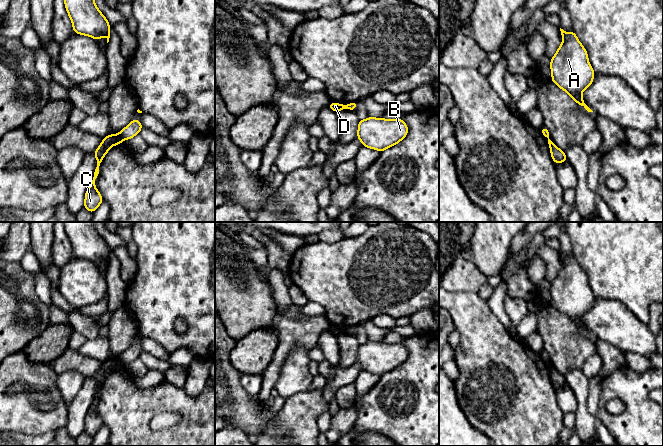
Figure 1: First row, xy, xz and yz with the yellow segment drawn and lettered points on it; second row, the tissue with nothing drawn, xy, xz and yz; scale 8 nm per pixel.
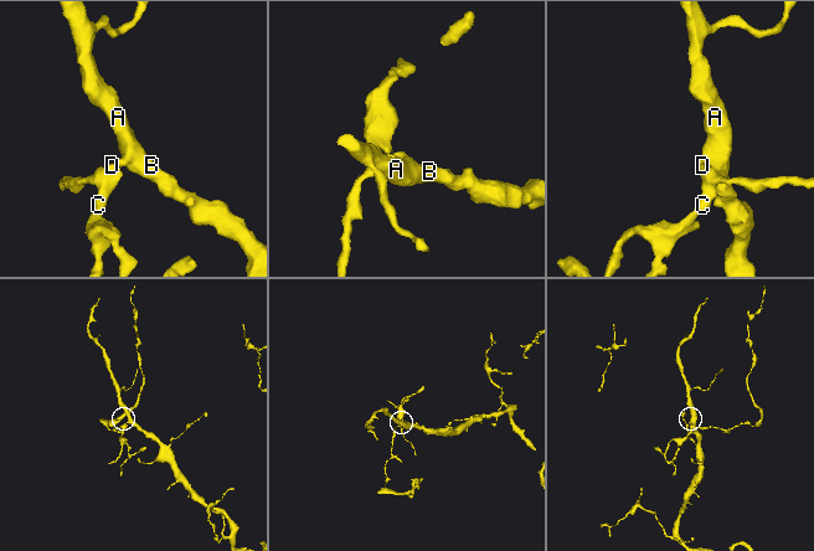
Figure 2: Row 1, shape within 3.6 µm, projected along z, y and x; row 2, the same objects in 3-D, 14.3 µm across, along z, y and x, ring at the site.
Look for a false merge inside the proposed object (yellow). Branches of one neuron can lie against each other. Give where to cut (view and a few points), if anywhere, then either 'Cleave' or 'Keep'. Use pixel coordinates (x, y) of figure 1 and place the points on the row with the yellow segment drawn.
Split along xy (119, 134), (123, 138). Cleave

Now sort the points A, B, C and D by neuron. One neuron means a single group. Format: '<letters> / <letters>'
A B / C D

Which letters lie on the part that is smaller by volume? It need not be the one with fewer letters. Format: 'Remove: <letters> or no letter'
Remove: C, D

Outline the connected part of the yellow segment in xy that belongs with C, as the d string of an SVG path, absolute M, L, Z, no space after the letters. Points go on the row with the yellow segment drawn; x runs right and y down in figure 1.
M117 134L107 135L103 138L98 149L93 153L97 159L97 165L94 170L93 178L89 187L85 193L84 208L90 212L95 212L99 205L103 202L102 195L95 188L95 181L100 173L100 165L103 160L103 157L110 150L113 145L119 145L123 142L123 137Z

